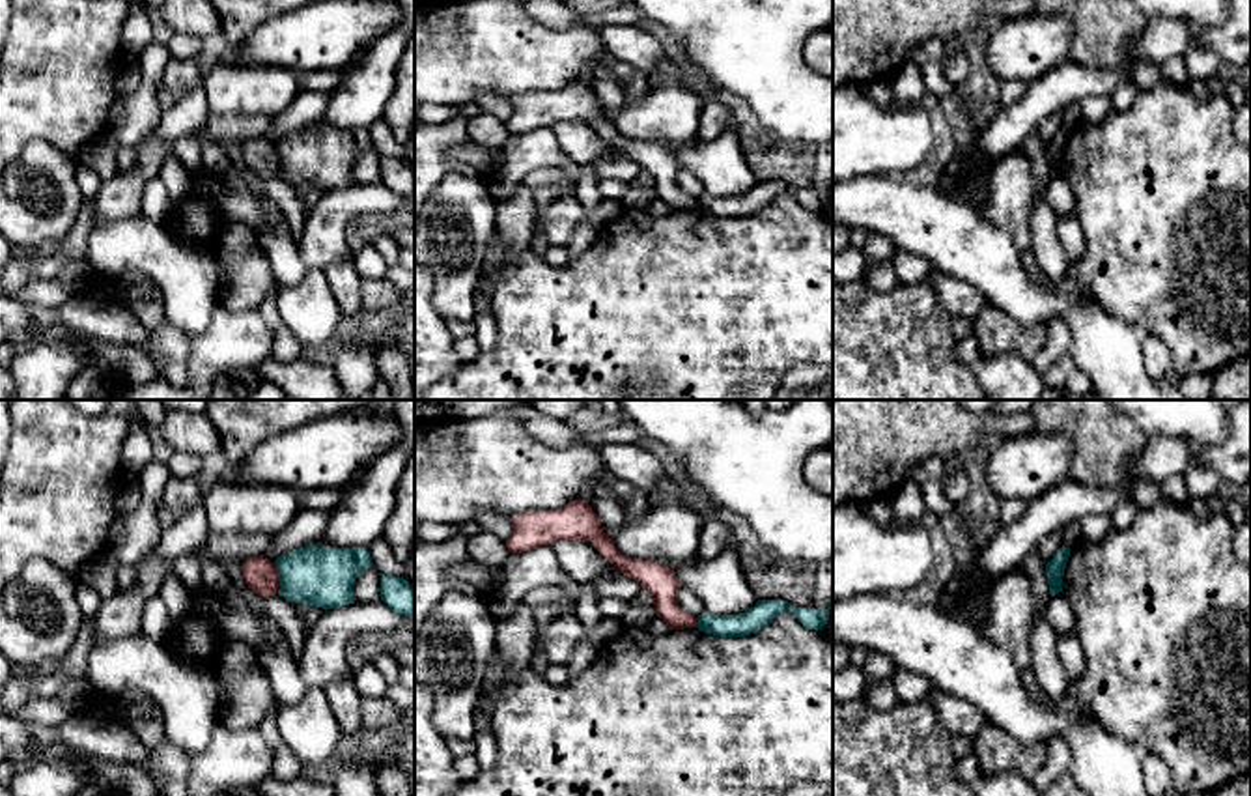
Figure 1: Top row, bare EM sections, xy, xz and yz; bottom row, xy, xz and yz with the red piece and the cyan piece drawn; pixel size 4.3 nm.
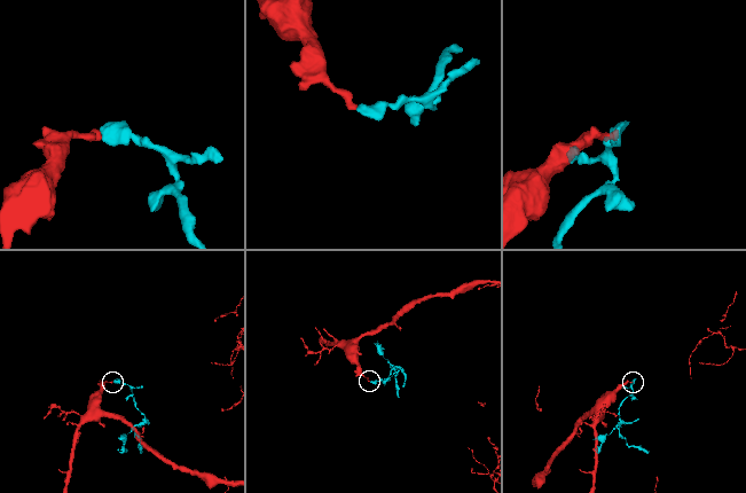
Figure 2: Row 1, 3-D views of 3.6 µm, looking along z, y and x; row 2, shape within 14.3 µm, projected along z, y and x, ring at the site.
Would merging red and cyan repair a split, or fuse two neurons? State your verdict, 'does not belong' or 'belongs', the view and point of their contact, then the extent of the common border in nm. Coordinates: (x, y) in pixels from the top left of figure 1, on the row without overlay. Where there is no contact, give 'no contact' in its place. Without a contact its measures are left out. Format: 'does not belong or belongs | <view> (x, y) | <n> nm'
does not belong | xy (277, 159) | 130 nm

